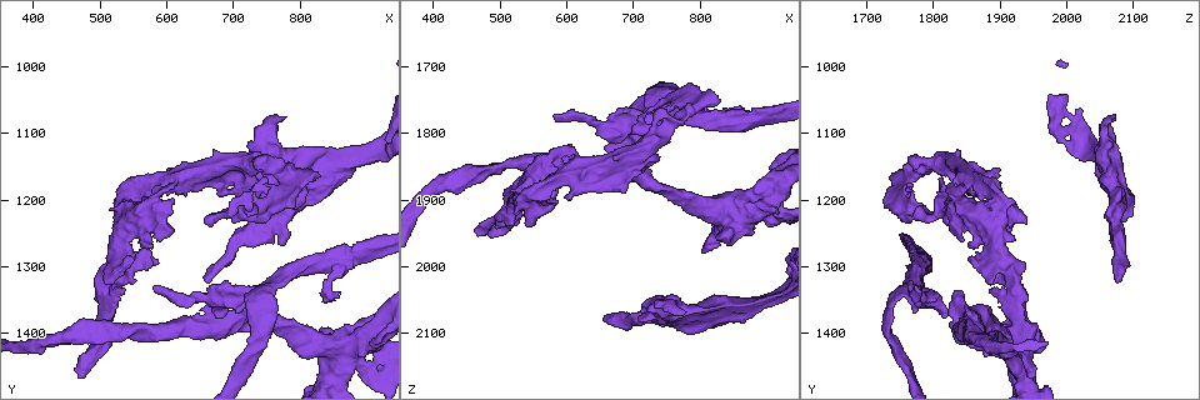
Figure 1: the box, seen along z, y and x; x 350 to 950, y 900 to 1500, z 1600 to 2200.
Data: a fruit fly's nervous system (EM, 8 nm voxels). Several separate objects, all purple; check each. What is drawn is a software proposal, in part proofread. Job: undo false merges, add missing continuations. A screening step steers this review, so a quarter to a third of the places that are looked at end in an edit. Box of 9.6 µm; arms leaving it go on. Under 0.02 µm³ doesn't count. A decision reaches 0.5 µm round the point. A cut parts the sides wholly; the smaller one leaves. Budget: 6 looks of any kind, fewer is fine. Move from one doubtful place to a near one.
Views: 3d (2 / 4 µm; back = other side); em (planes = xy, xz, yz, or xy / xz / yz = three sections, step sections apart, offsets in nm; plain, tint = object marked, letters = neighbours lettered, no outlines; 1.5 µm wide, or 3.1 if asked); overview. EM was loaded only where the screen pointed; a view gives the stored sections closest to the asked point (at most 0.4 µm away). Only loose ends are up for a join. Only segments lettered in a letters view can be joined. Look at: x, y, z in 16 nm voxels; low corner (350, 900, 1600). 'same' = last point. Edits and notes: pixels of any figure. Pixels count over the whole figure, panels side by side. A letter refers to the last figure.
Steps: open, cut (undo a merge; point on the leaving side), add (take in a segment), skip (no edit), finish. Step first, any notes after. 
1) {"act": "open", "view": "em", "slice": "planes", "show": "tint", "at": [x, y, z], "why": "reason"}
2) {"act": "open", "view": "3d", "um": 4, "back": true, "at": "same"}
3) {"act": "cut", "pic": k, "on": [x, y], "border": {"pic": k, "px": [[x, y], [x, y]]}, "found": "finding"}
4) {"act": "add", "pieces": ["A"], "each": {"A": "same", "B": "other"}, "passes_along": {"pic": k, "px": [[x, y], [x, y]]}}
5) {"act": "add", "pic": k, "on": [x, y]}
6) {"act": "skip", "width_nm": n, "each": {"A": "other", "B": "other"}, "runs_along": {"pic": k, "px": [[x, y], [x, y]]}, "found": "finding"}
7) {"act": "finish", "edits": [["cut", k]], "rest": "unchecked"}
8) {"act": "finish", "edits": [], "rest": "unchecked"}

{"act": "open", "view": "em", "slice": "planes", "show": "letters", "at": [910, 1460, 1925], "why": "sharp bend"}

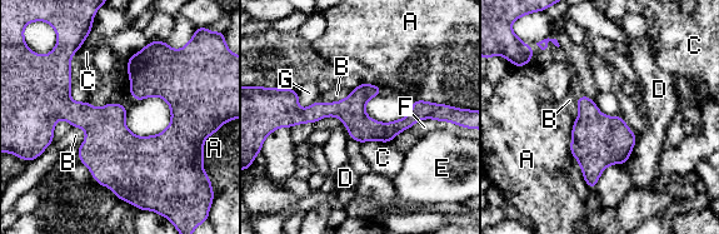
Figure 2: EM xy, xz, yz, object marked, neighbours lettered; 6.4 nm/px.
{"act": "skip", "width_nm": 140, "each": {"A": "other", "B": "other", "C": "other", "D": "other", "E": "other", "F": "other", "G": "other"}, "border": {"pic": 2, "px": [[214, 133], [204, 143], [208, 175]]}, "found": "continuous, no second neuron"}

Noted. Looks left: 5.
{"act": "open", "view": "em", "slice": "planes", "show": "letters", "at": [470, 1470, 1955], "why": "branch stops here"}

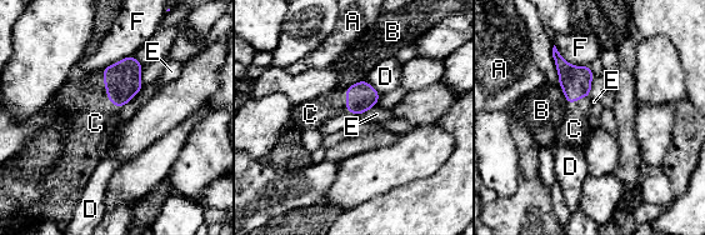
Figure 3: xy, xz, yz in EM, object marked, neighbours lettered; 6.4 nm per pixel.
{"act": "add", "pieces": ["C"], "each": {"A": "other", "B": "other", "C": "same", "D": "other", "E": "other", "F": "other"}, "found": "the neuron continues"}

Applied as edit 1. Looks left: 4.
{"act": "open", "view": "3d", "um": 2, "at": [525, 1275, 1900], "why": "thick turns thin"}

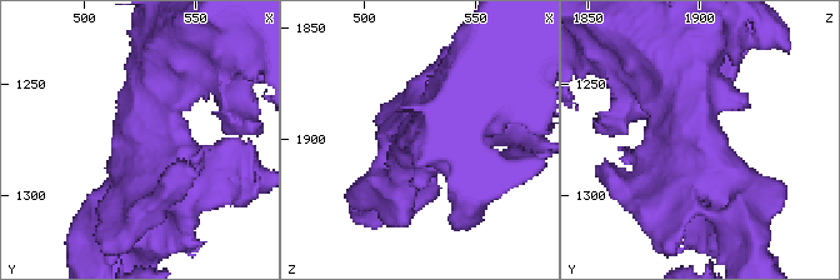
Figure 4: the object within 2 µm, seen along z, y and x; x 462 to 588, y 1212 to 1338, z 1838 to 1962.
{"act": "open", "view": "em", "slice": "planes", "show": "tint", "at": [526, 1276, 1897]}

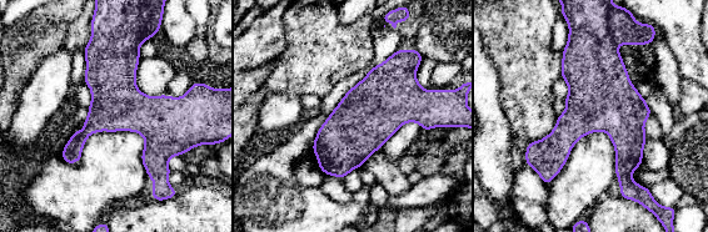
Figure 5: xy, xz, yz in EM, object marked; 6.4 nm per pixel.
{"act": "open", "view": "em", "slice": "planes", "show": "letters", "at": "same", "why": "see the neighbours"}

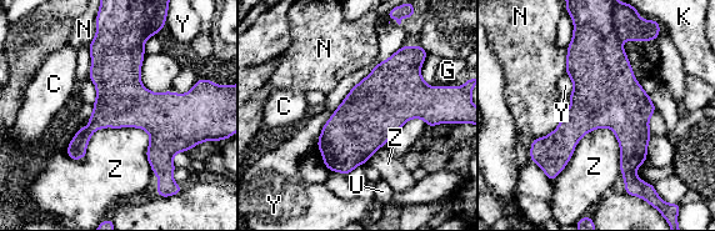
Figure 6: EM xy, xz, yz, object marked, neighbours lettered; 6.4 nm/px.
{"act": "skip", "each": {"C": "other", "G": "other", "K": "other", "N": "other", "U": "other", "Y": "other", "Z": "other"}, "runs_along": {"pic": 6, "px": [[111, 1], [118, 86], [154, 141]]}, "found": "continuous, no second neuron"}

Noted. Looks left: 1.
{"act": "finish", "edits": [["add", 3]], "rest": "unchecked"}

